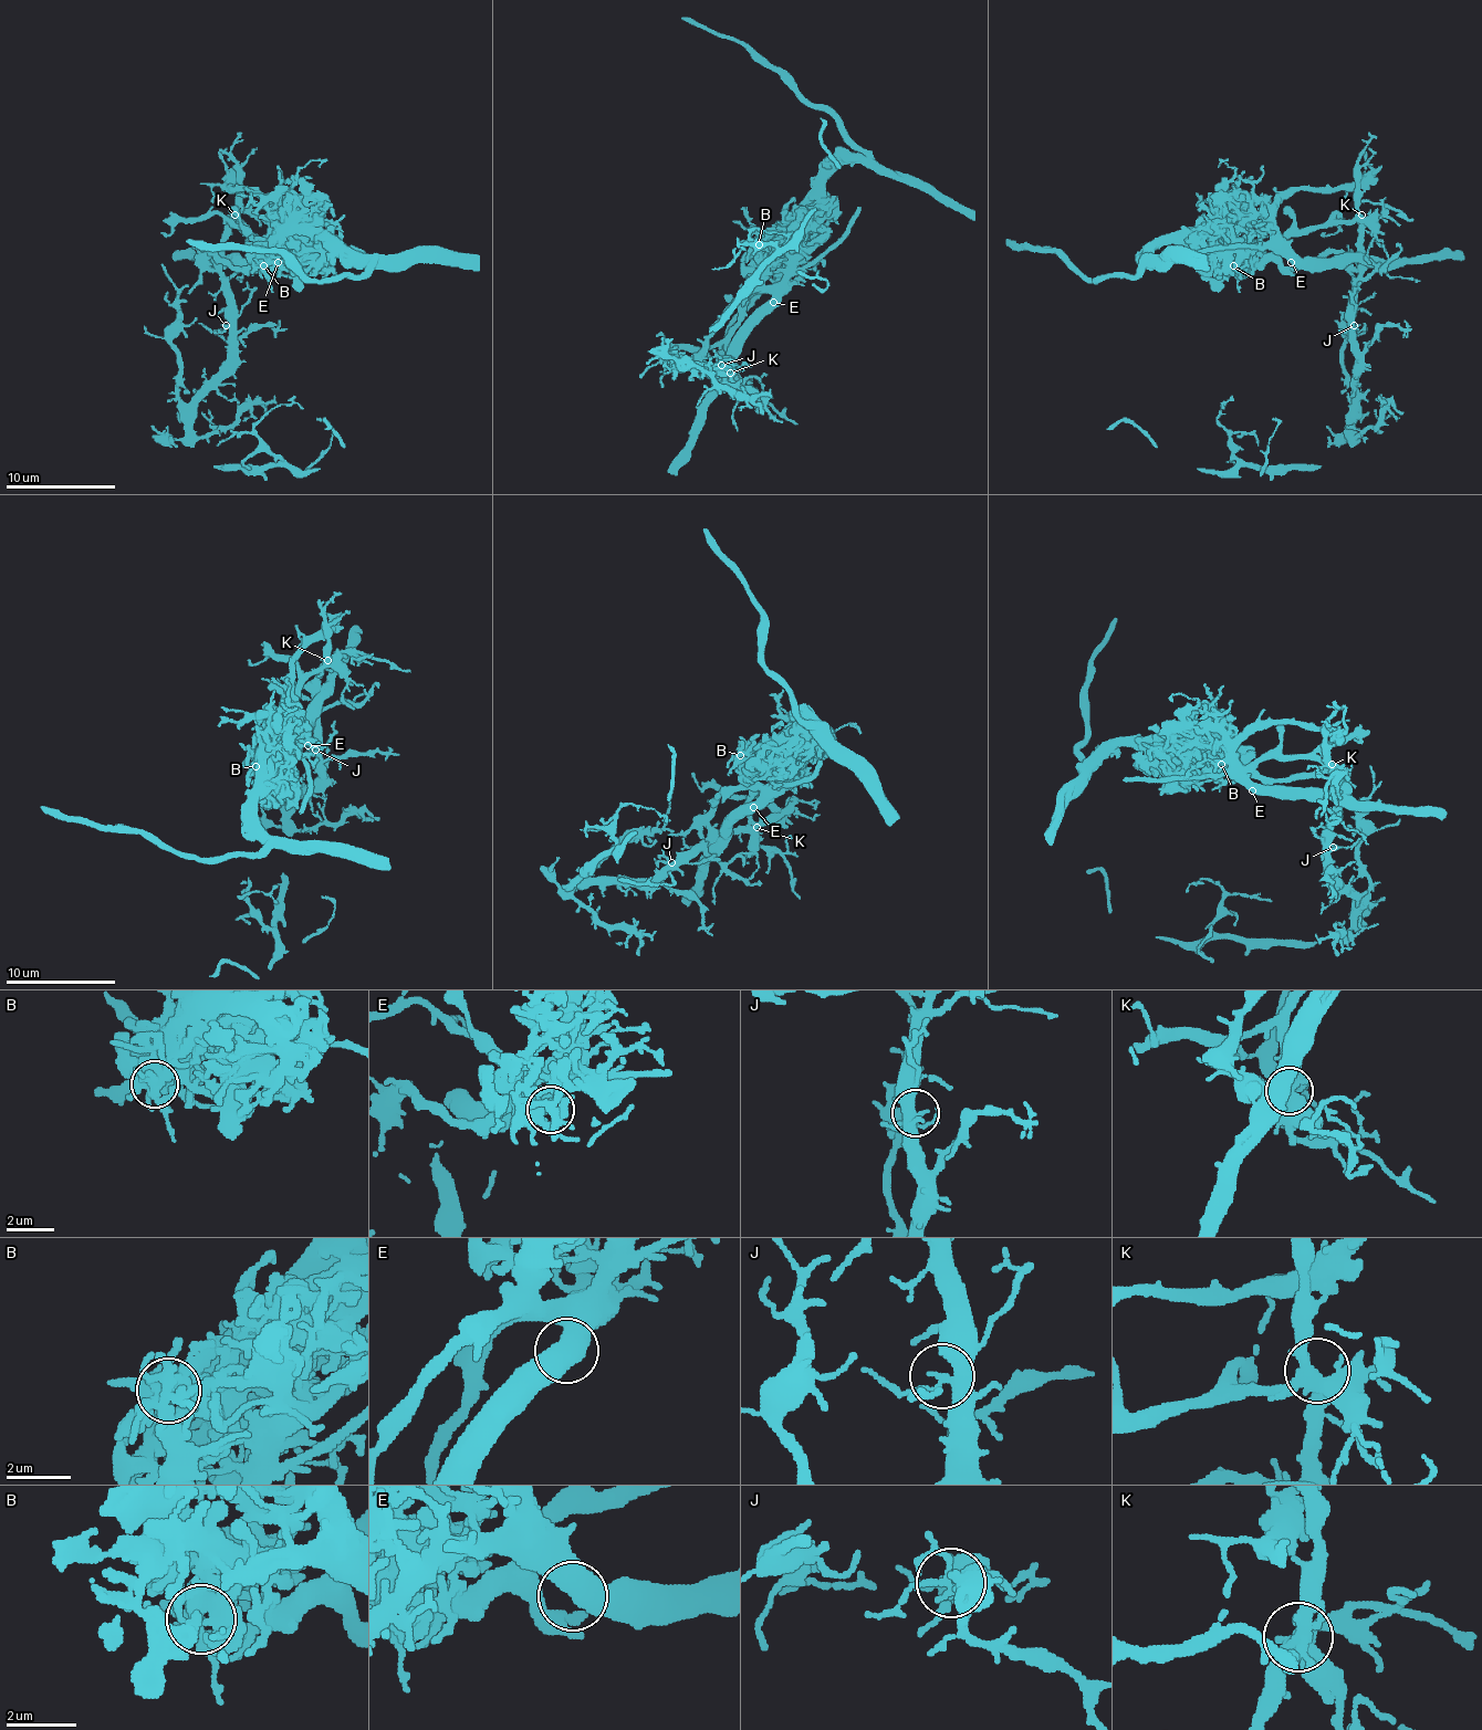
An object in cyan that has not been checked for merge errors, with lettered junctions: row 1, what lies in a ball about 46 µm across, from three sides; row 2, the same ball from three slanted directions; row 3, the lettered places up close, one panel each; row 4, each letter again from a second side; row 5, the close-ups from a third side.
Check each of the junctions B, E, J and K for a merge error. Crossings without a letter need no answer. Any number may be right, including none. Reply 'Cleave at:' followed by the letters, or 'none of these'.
Cleave at: B, K

